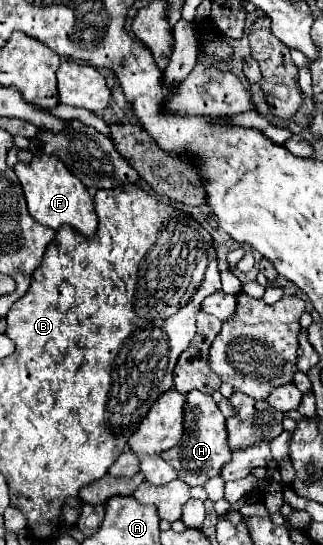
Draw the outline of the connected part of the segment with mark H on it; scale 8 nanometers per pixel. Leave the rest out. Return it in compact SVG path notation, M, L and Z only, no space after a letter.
M200 391L186 393L184 437L176 447L164 451L162 457L178 471L180 479L186 481L190 487L204 487L208 479L220 475L220 469L224 467L224 463L232 459L232 449L228 443L226 419L222 419L222 413L218 411L216 401L210 395Z

